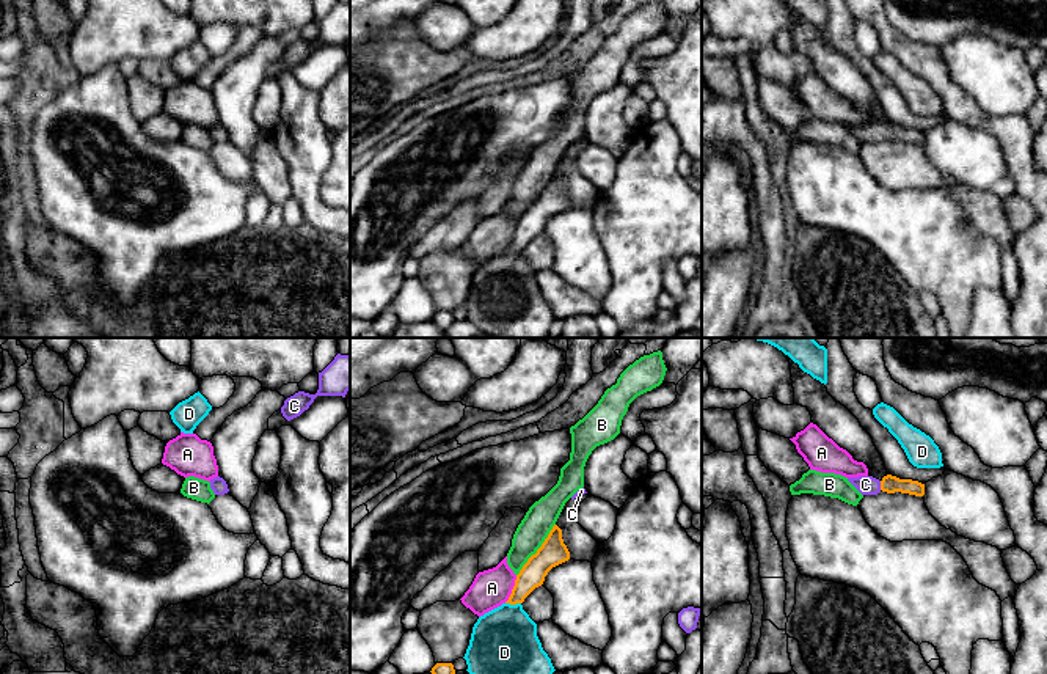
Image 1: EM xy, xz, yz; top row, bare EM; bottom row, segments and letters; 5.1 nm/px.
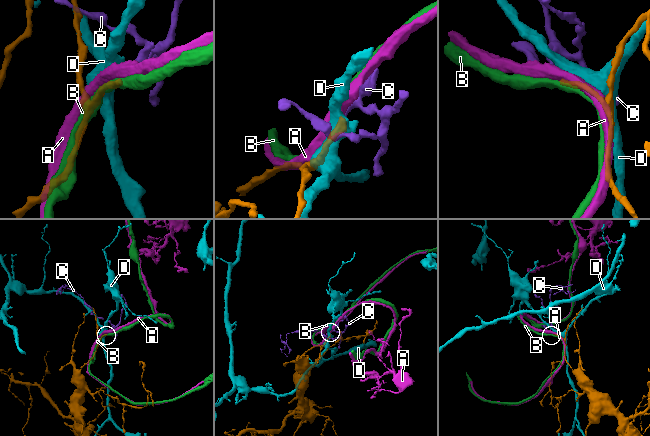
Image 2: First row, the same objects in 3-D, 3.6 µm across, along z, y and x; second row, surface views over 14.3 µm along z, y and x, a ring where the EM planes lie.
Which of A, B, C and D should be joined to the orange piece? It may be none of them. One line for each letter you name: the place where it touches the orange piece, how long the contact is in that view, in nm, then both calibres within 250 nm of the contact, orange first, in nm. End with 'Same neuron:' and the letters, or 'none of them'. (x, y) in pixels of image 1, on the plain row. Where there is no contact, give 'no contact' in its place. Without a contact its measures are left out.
C: meets orange in yz at (881, 134); contact 50 nm long; 90 nm thick on the orange side, 100 nm on the other
Same neuron: C

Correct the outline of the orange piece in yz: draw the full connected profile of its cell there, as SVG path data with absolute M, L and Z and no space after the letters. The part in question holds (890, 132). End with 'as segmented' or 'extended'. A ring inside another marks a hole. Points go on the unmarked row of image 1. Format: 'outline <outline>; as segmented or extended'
outline M887 123L881 129L873 124L859 124L848 126L848 129L862 141L862 143L877 143L881 138L887 141L909 141L915 145L925 143L925 132L912 127L899 127L896 124Z; extended

